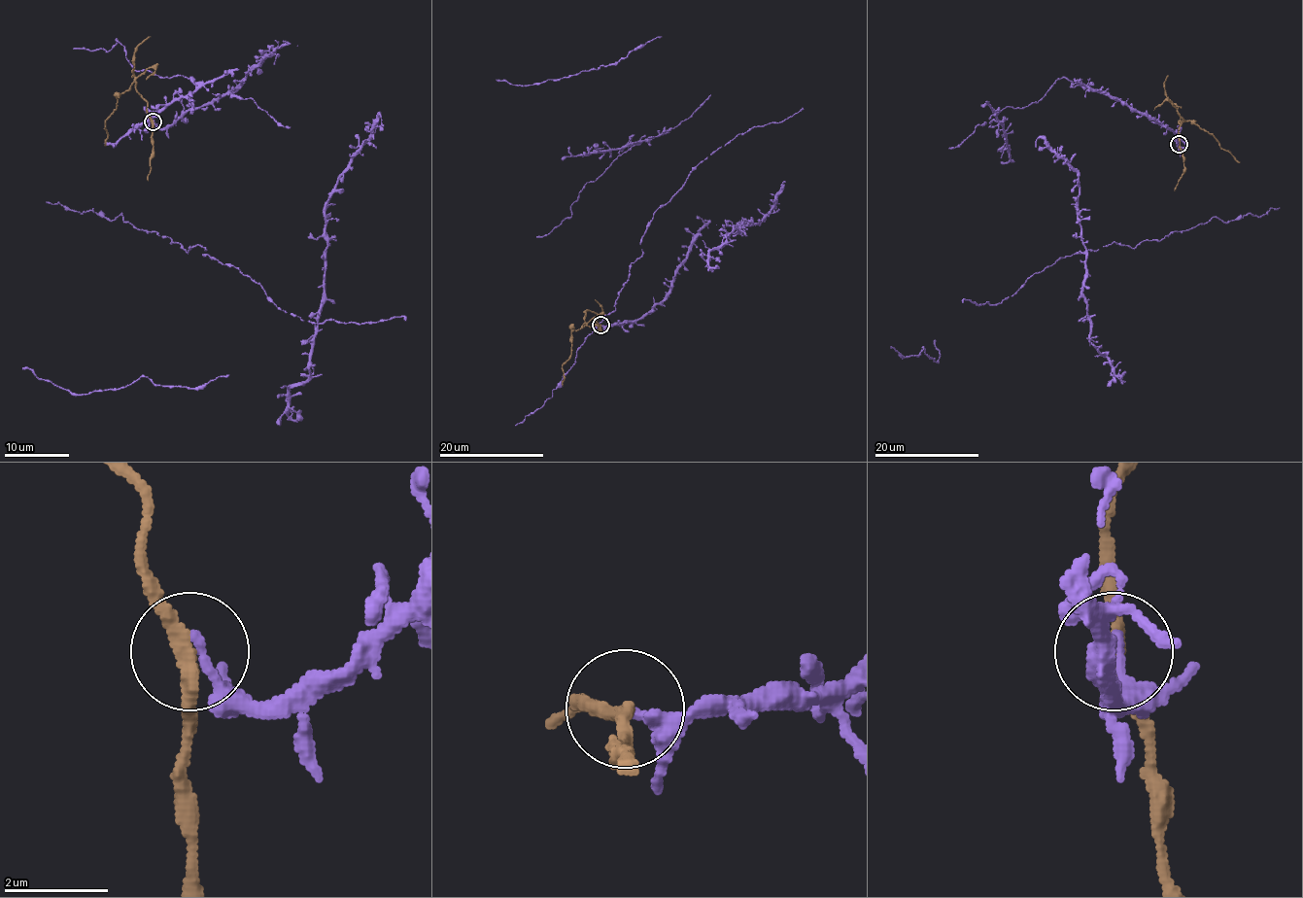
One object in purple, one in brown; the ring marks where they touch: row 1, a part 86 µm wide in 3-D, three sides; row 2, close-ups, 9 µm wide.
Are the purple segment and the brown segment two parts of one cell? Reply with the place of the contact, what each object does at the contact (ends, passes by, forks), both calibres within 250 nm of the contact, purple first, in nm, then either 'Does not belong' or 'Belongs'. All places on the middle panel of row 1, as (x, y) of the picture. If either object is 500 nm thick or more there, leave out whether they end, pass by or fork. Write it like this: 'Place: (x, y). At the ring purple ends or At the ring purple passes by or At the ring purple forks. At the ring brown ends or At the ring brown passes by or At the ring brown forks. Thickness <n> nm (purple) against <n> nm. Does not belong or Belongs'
Place: (600, 325). At the ring purple ends. At the ring brown passes by. Thickness 180 nm (purple) against 240 nm. Does not belong

